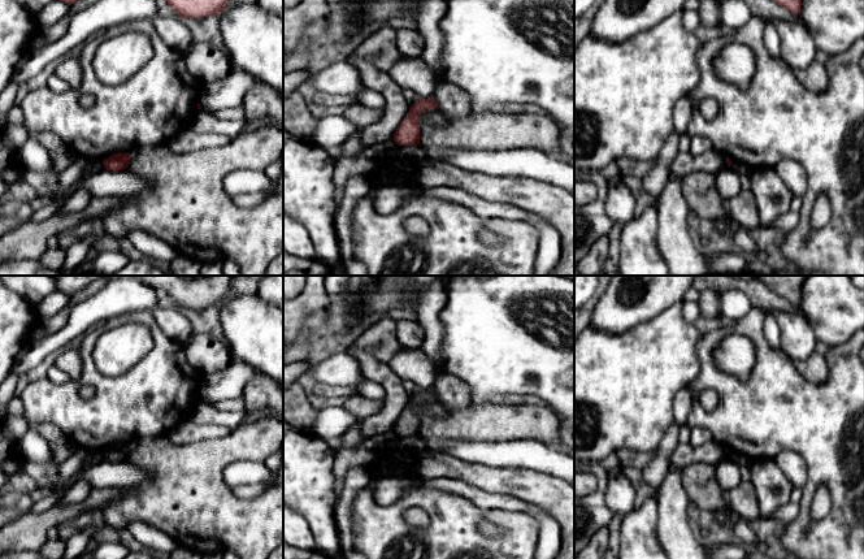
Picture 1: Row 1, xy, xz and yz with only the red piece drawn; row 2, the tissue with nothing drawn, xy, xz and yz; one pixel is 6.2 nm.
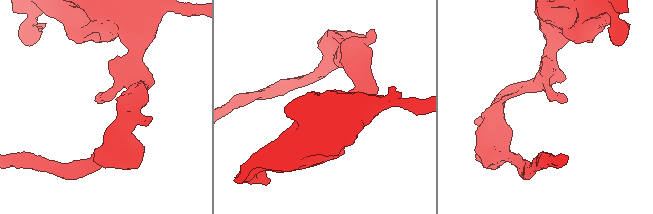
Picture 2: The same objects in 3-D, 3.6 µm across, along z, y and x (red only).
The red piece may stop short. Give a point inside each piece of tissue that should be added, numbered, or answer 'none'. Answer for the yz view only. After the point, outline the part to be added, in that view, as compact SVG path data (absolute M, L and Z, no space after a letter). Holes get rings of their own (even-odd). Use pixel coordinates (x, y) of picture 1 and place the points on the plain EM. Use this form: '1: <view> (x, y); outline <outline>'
none

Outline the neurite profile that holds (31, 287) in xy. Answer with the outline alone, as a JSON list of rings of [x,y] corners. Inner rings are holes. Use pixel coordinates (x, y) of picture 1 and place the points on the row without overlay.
[[[0,276],[0,280],[32,304],[57,290],[55,276]]]

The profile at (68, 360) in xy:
[[[69,347],[60,351],[55,365],[69,374],[71,381],[77,381],[82,373],[82,360],[78,348]]]

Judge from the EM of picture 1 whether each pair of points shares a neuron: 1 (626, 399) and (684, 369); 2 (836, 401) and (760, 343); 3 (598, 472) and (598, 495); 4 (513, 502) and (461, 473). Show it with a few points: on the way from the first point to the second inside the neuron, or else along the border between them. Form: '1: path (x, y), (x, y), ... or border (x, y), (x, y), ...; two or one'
1: path (641, 385), (656, 369), (669, 369); one
2: path (815, 401), (811, 401), (775, 364); one
3: path (600, 477), (600, 490); one
4: border (468, 482), (489, 492), (517, 495), (526, 501); two

